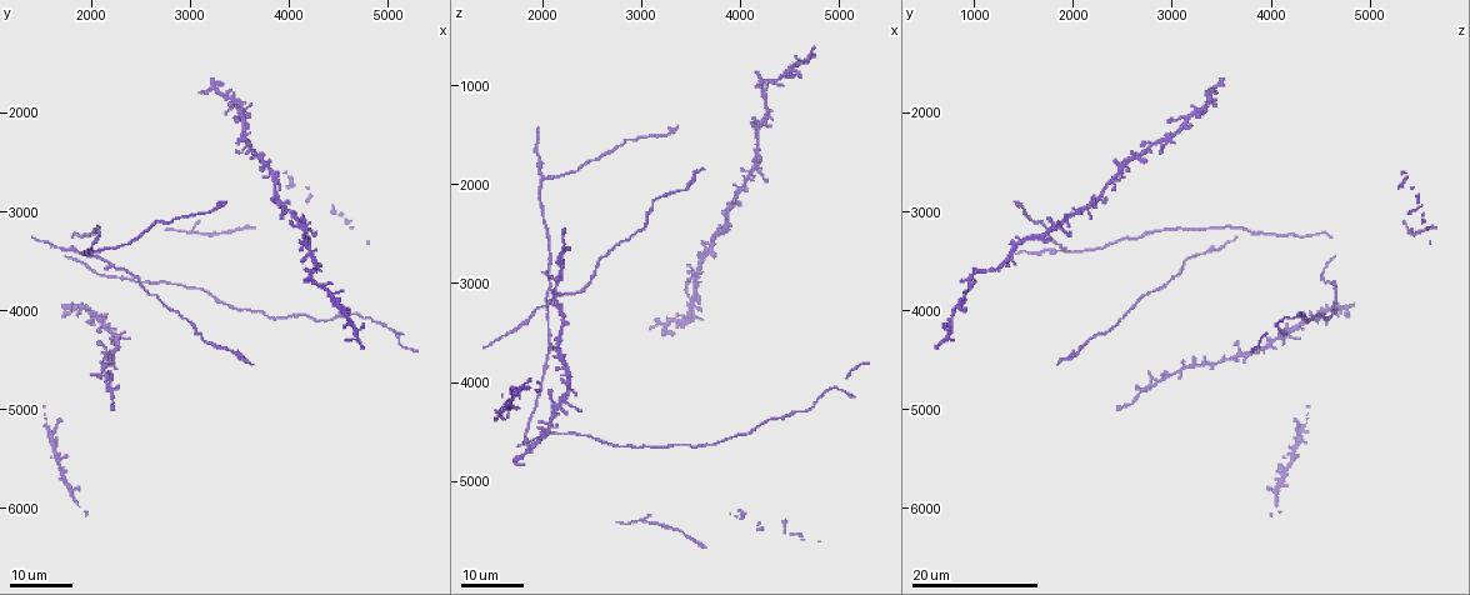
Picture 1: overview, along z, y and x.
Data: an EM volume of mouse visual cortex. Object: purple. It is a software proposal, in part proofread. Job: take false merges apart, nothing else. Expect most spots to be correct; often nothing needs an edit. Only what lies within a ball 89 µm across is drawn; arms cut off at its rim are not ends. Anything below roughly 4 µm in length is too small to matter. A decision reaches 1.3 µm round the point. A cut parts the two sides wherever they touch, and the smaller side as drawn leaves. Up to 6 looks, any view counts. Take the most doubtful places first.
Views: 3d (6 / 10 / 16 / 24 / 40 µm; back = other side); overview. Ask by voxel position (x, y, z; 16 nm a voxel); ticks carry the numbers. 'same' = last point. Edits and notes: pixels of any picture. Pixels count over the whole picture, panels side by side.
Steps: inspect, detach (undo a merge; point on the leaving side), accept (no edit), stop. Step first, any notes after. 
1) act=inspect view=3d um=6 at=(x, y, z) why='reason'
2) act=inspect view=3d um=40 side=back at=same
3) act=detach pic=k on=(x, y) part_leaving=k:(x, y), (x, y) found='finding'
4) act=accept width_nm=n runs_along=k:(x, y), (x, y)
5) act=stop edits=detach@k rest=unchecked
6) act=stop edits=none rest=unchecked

act=inspect view=3d um=16 at=(2240, 4420, 3840) why='three arms meet'

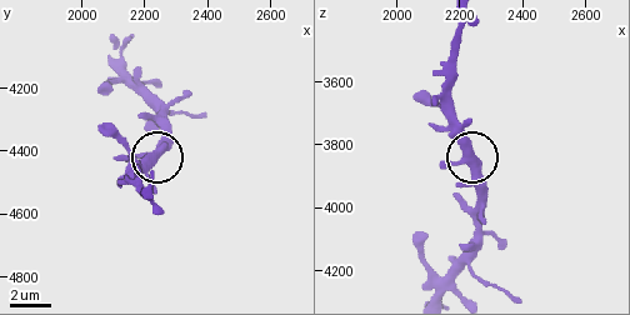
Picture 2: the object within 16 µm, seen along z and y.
act=inspect view=3d um=6 at=same

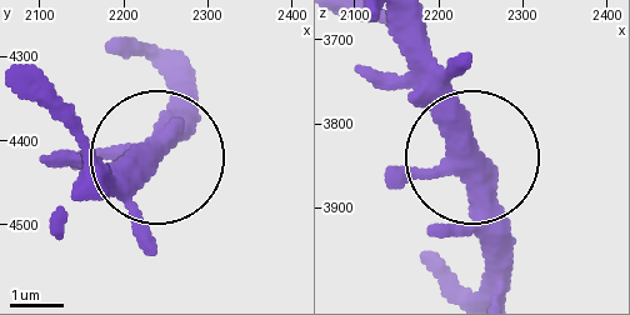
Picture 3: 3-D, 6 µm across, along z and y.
act=inspect view=3d um=6 side=back at=same

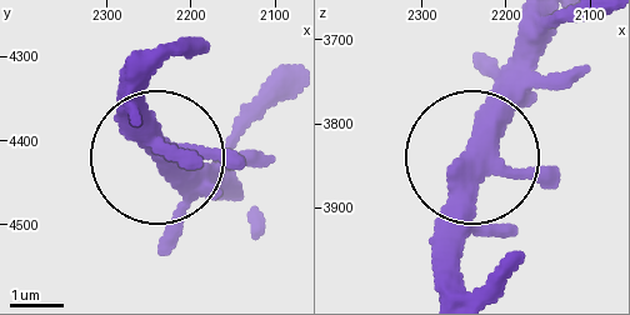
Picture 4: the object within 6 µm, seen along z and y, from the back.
act=accept width_nm=360 found='all the same neuron'

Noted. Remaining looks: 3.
act=inspect view=3d um=24 at=(1940, 4000, 4580) why='branch point'

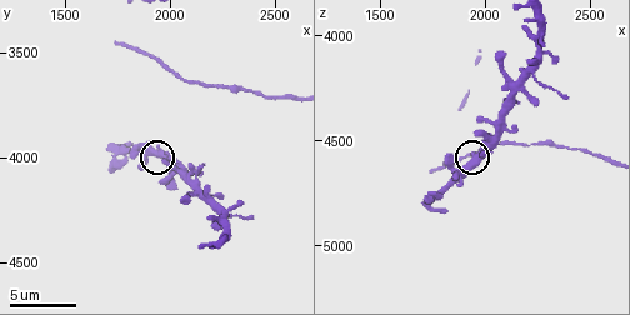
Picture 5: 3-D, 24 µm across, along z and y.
act=inspect view=3d um=10 at=(1970, 4000, 4590)

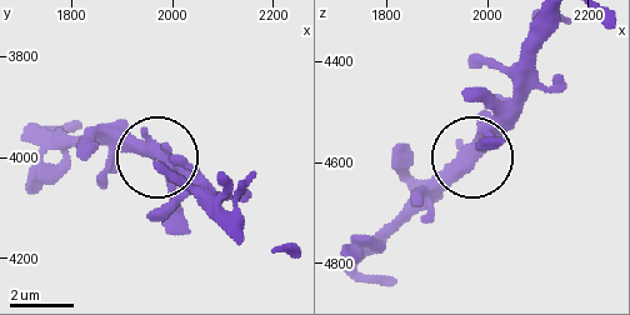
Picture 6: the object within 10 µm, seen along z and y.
act=accept arms=3 found='continuous, no second neuron'

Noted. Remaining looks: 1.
act=stop edits=none rest=unchecked

